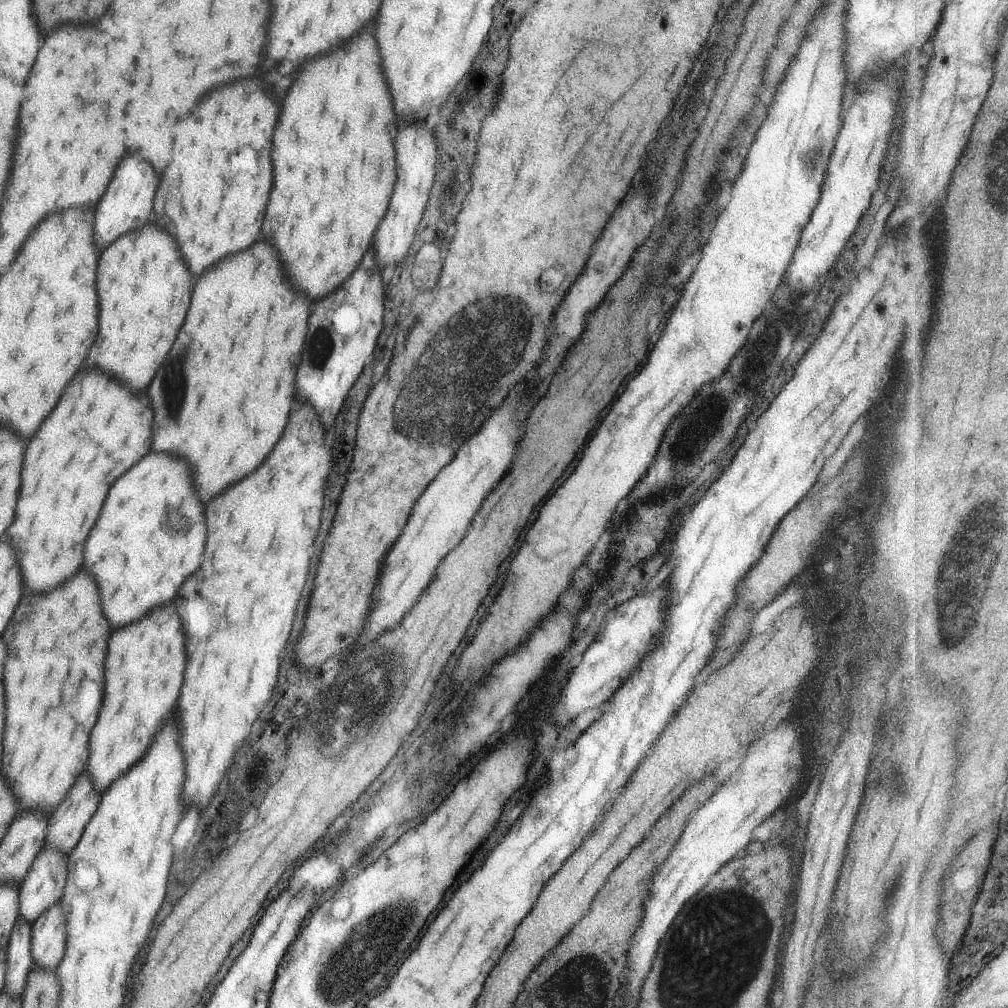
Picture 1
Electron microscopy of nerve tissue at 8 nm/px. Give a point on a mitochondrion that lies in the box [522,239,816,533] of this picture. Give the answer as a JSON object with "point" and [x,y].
{"point":[697,430]}

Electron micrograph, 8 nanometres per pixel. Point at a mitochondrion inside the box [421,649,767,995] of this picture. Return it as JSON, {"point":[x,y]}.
{"point":[695,932]}

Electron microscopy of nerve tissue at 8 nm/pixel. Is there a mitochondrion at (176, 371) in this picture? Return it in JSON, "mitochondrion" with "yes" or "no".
{"mitochondrion":"yes"}

